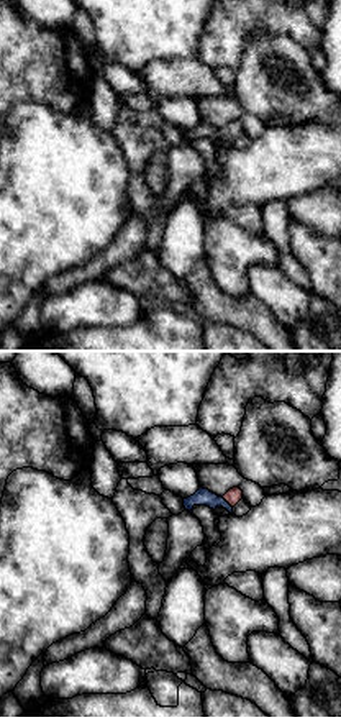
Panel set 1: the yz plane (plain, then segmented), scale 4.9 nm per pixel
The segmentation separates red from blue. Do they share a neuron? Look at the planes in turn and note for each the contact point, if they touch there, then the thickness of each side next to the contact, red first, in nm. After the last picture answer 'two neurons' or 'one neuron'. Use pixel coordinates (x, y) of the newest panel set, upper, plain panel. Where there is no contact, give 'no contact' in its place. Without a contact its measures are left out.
meets red at (227, 133); 80 nm thick on the red side, 80 nm on the other

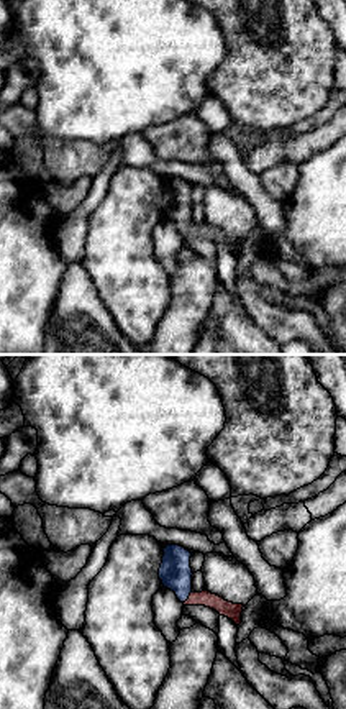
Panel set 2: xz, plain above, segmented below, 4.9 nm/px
meets red at (189, 230); 80 nm thick on the red side, 160 nm on the other

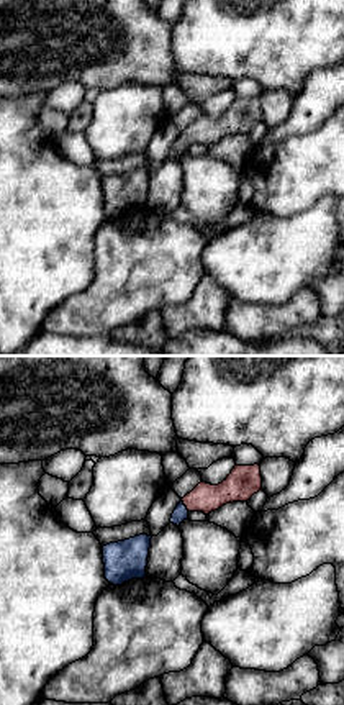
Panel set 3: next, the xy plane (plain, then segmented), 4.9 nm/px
meets red at (184, 136); 140 nm thick on the red side, 70 nm on the other

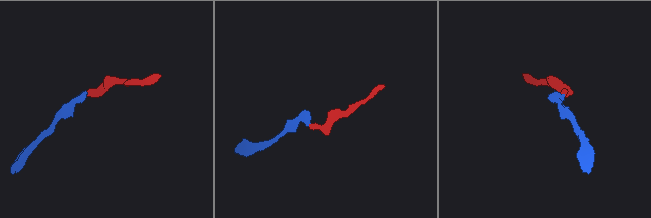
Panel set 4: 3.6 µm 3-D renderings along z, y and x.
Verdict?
one neuron

